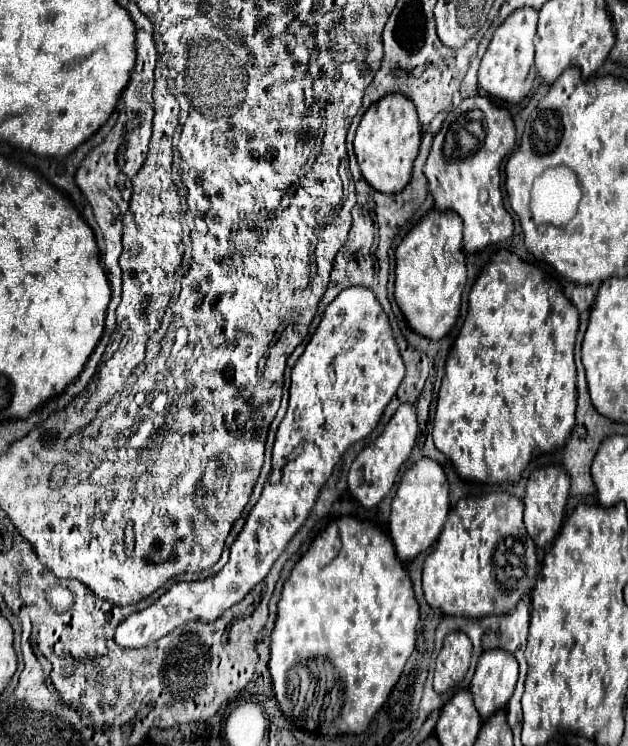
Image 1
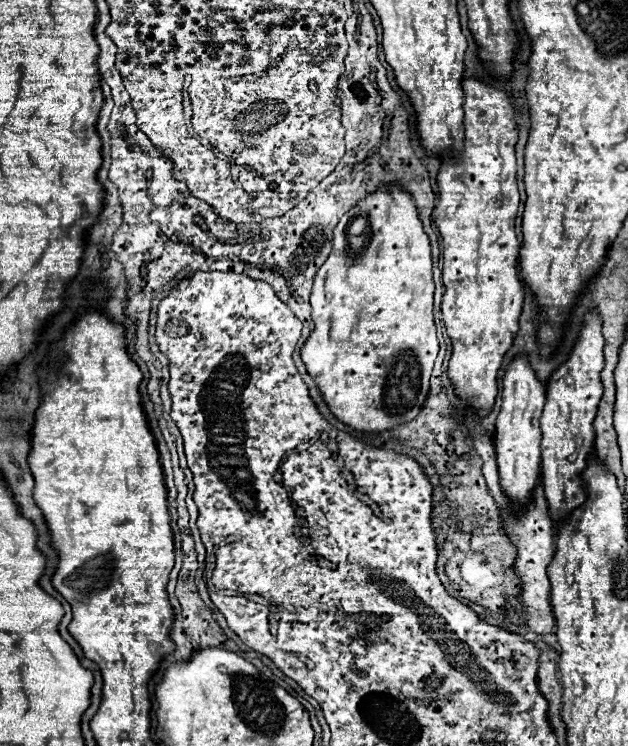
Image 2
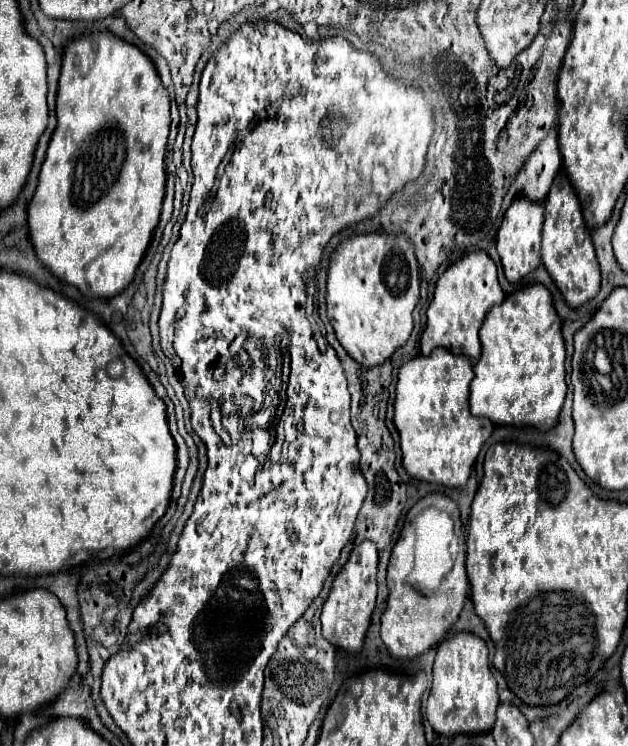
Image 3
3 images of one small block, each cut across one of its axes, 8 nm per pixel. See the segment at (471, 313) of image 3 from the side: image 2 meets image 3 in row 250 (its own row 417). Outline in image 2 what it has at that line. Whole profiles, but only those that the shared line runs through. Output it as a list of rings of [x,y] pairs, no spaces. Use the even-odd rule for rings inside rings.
[[[464,80],[464,152],[460,158],[444,158],[438,172],[438,206],[434,208],[434,222],[442,234],[442,278],[446,294],[442,298],[442,316],[452,340],[452,358],[448,362],[448,378],[456,394],[474,408],[476,418],[492,412],[498,396],[498,370],[504,354],[518,332],[518,314],[522,312],[524,286],[518,278],[518,250],[520,242],[514,232],[514,222],[520,206],[516,182],[516,142],[518,130],[514,124],[514,110],[508,96],[480,80]]]

